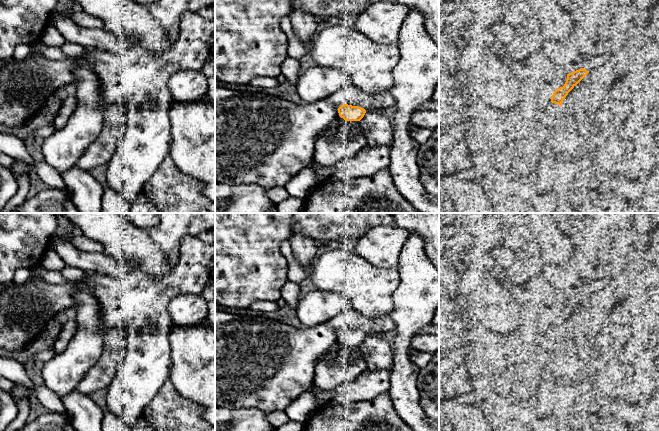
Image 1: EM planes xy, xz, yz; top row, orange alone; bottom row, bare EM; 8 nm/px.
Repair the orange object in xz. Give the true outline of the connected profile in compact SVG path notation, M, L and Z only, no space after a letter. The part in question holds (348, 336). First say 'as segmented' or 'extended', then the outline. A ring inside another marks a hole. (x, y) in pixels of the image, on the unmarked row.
as segmented; M344 328L338 332L338 337L345 345L360 345L364 341L366 334L358 330Z

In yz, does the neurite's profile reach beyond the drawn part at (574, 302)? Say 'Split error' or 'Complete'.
Split error

